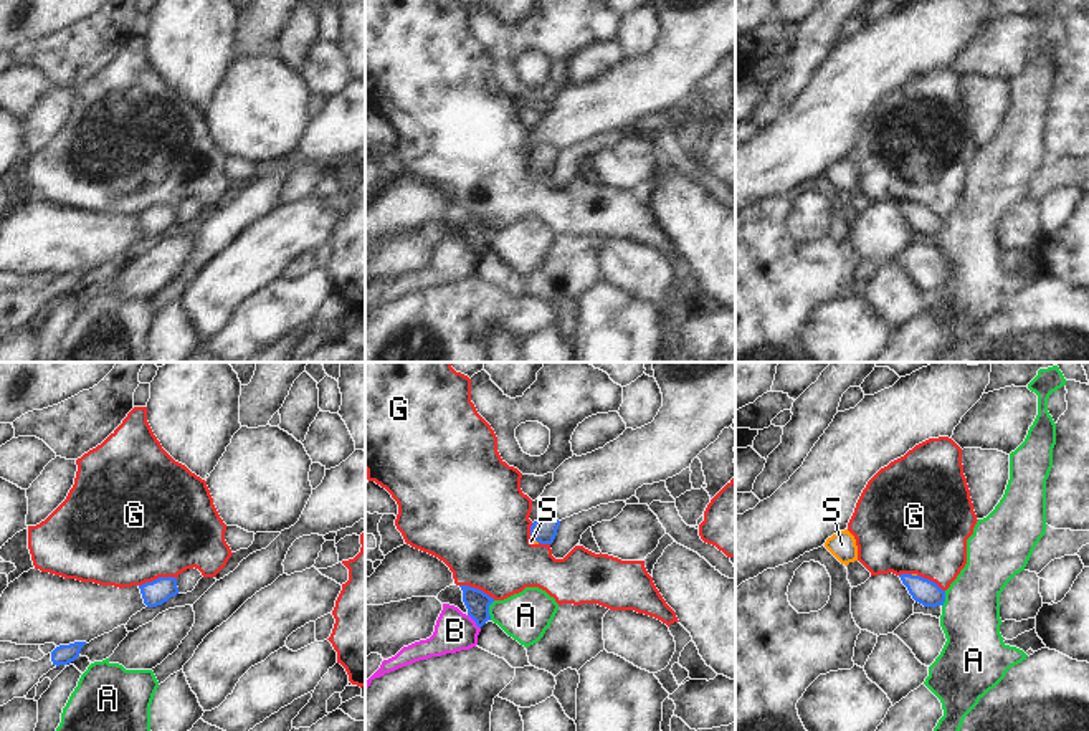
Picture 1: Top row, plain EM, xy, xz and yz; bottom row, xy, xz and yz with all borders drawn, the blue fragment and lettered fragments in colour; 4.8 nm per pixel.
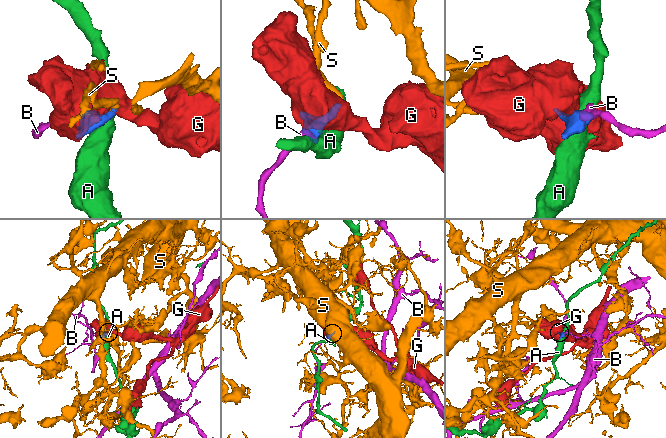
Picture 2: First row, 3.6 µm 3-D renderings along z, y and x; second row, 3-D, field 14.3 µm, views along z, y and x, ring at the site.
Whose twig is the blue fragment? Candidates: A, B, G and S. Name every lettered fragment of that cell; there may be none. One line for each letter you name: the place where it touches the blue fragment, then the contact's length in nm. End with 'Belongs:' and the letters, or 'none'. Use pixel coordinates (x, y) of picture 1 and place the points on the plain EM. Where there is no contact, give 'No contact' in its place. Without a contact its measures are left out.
S: Touches blue at yz (914, 205). Shared border 30 nm
Belongs: S.

